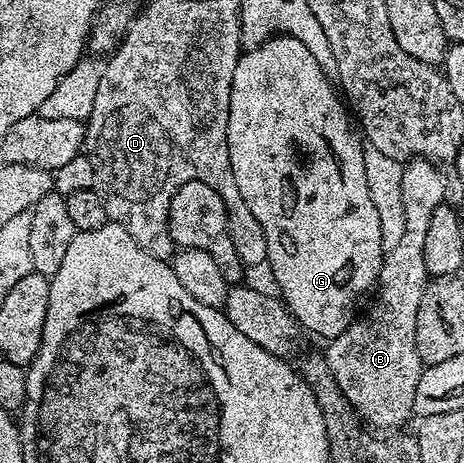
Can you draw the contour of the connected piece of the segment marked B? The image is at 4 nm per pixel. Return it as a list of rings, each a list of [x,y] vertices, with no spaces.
[[[414,158],[403,167],[403,218],[407,218],[407,226],[403,226],[403,238],[394,248],[388,249],[384,253],[383,259],[381,261],[381,273],[377,276],[377,283],[375,285],[375,293],[377,292],[377,301],[369,308],[369,313],[366,316],[358,315],[354,319],[353,323],[347,326],[347,330],[343,330],[343,334],[332,337],[328,341],[329,349],[323,352],[323,357],[325,364],[330,367],[330,372],[333,375],[333,380],[338,383],[339,390],[342,392],[346,405],[350,409],[353,408],[366,420],[369,425],[377,430],[397,430],[402,426],[400,424],[405,424],[409,420],[409,415],[414,415],[415,409],[413,407],[413,399],[415,398],[415,390],[419,386],[419,378],[421,377],[423,371],[423,365],[421,359],[419,358],[419,350],[415,350],[415,318],[419,314],[419,301],[423,299],[423,290],[426,284],[429,283],[431,277],[427,266],[423,266],[423,246],[425,245],[427,239],[427,226],[431,226],[431,214],[435,214],[435,210],[441,204],[446,203],[447,196],[445,196],[445,176],[441,172],[442,169],[438,167],[434,161],[422,160],[420,158]]]

